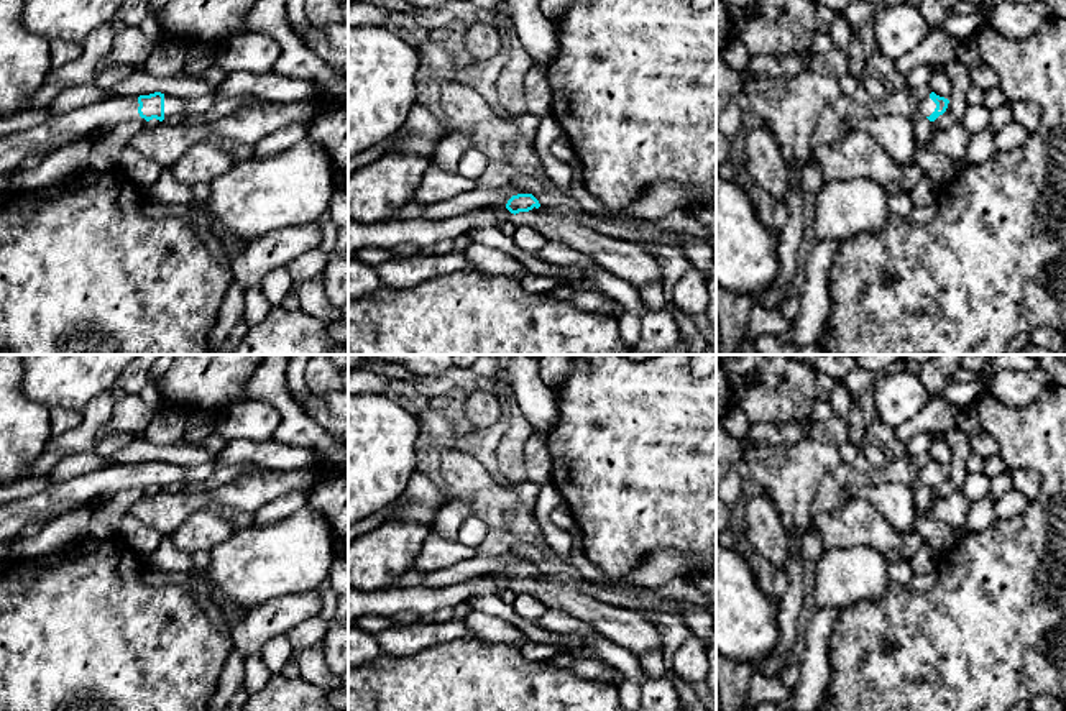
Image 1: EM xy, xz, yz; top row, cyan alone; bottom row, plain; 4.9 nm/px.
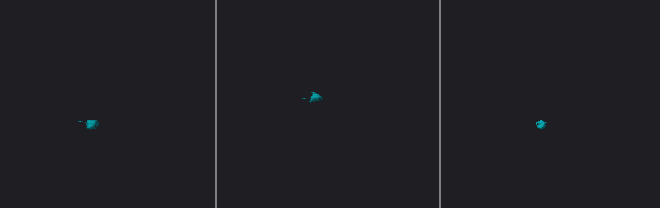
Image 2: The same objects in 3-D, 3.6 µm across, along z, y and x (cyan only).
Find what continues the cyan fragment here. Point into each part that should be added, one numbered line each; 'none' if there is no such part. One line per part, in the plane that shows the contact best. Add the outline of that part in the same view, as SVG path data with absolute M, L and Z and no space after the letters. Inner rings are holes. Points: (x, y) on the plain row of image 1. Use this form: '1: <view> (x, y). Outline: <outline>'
1: xy (173, 473). Outline: M164 463L164 486L174 484L174 483L184 486L189 481L181 466Z
2: yz (927, 473). Outline: M928 465L920 468L918 479L925 484L930 484L936 476L936 471Z

